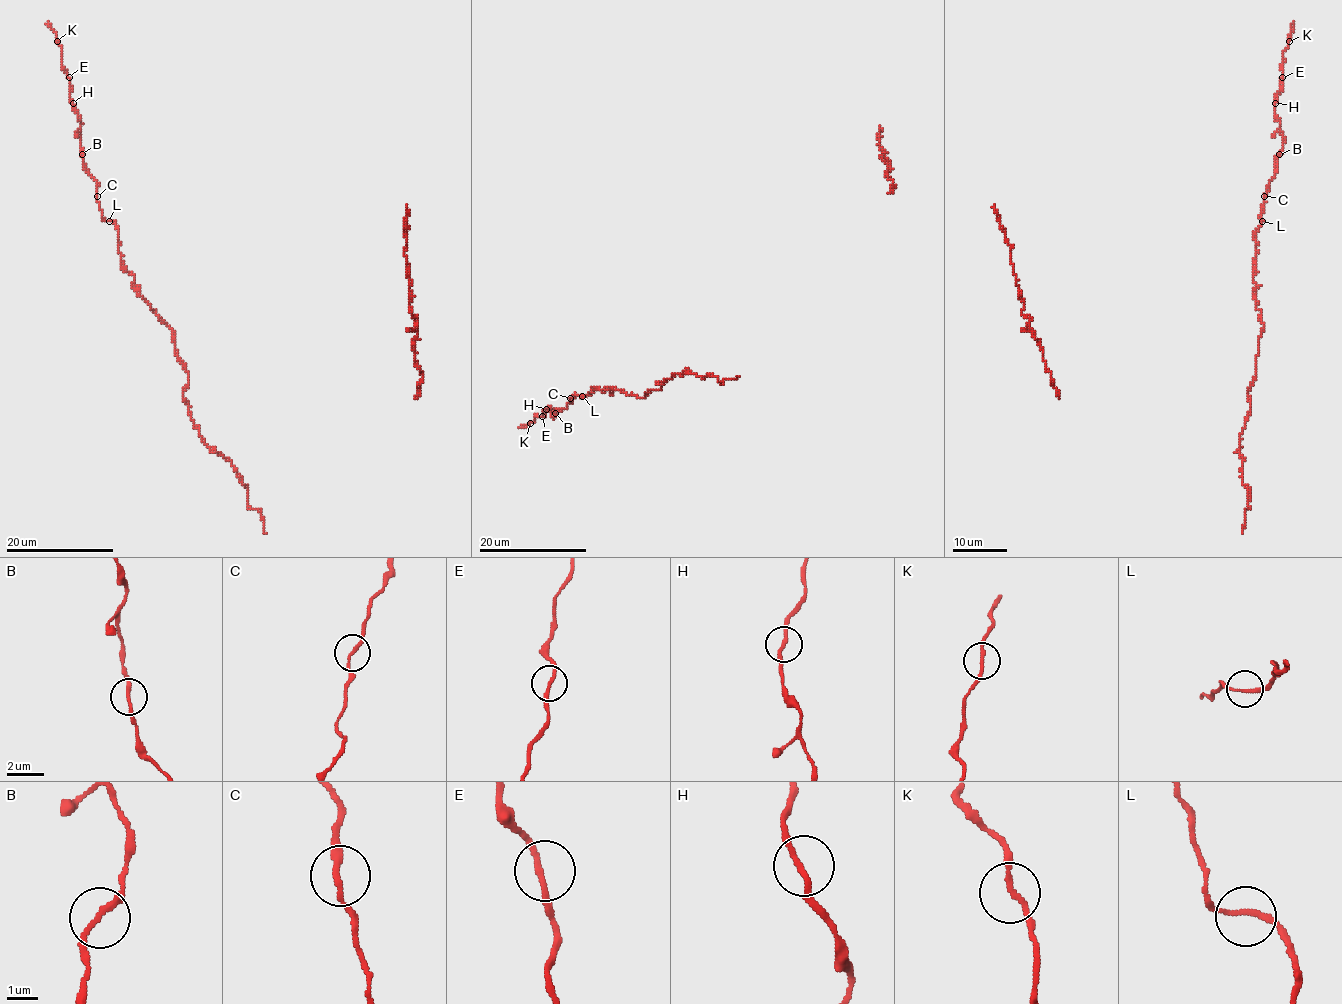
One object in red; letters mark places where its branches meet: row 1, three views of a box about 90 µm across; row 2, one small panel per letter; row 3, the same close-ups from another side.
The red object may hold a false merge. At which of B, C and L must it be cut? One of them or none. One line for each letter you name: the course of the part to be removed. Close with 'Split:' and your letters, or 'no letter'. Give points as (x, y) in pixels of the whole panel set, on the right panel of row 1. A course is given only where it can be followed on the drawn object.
Split: no letter

